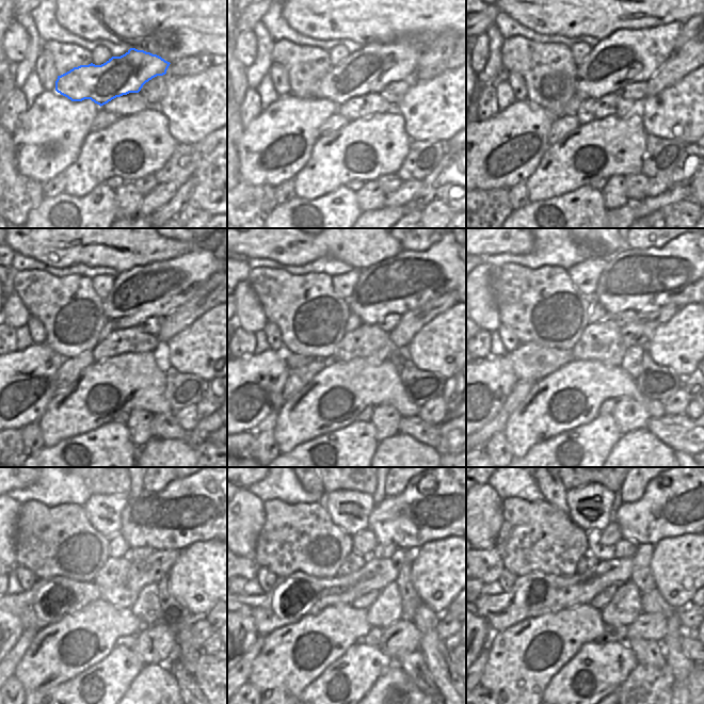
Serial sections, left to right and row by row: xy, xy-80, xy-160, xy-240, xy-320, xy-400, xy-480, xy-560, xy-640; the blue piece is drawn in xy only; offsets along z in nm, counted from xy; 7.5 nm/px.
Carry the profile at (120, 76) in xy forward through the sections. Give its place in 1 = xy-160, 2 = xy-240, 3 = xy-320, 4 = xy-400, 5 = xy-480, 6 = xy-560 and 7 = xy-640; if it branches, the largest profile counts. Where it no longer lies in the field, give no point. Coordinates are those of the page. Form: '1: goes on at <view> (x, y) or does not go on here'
1: goes on at xy-160 (626, 56)
2: goes on at xy-240 (156, 289)
3: goes on at xy-320 (400, 284)
4: goes on at xy-400 (683, 271)
5: goes on at xy-480 (205, 506)
6: goes on at xy-560 (410, 520)
7: goes on at xy-640 (683, 507)

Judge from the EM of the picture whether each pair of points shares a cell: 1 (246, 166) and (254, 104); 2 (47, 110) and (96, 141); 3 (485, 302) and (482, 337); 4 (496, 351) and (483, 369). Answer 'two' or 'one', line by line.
1: two
2: two
3: two
4: two

